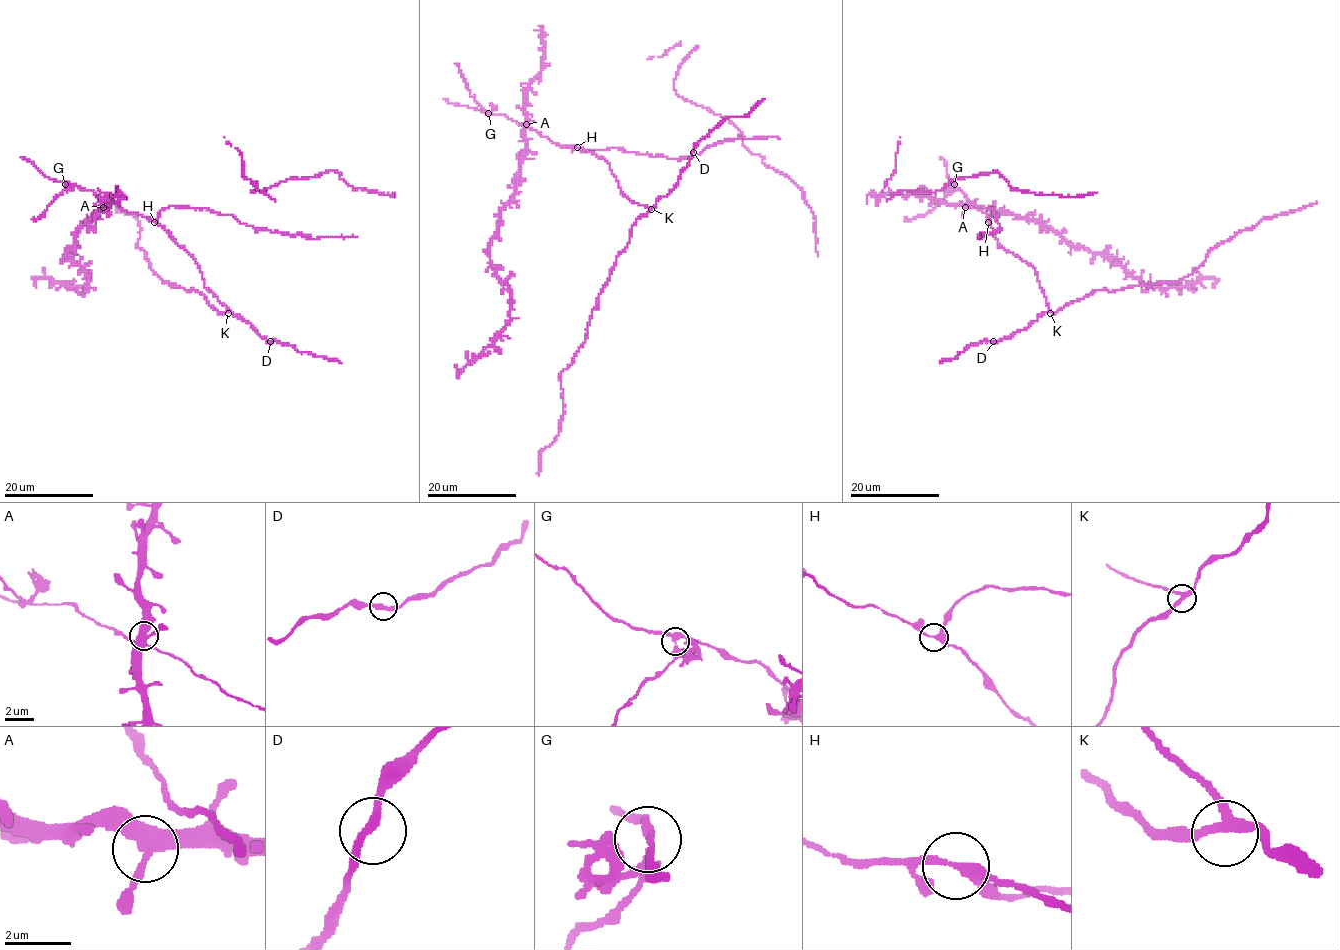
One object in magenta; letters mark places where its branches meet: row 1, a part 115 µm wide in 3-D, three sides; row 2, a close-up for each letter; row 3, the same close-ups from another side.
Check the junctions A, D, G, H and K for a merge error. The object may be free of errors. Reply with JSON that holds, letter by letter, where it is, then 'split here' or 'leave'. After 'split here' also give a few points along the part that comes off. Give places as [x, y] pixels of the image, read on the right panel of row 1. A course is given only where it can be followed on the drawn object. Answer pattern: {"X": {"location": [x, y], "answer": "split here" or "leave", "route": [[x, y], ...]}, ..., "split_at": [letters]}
{"A": {"location": [965, 207], "answer": "leave"}, "D": {"location": [993, 341], "answer": "leave"}, "G": {"location": [954, 184], "answer": "split here", "route": [[955, 184], [955, 188], [923, 216], [908, 221], [904, 218]]}, "H": {"location": [988, 222], "answer": "leave"}, "K": {"location": [1050, 313], "answer": "leave"}, "split_at": ["G"]}

